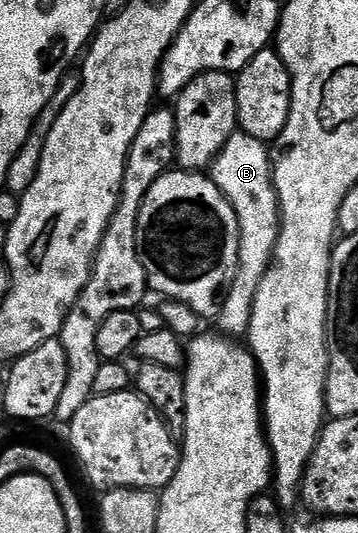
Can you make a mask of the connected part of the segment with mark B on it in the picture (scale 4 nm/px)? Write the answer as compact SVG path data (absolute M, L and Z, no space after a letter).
M242 133L231 135L211 164L209 178L221 189L221 193L225 193L239 222L239 272L222 300L217 316L218 330L227 337L243 337L249 329L257 289L271 258L275 256L275 246L279 240L279 198L275 192L272 152L268 144L257 141L257 137Z

